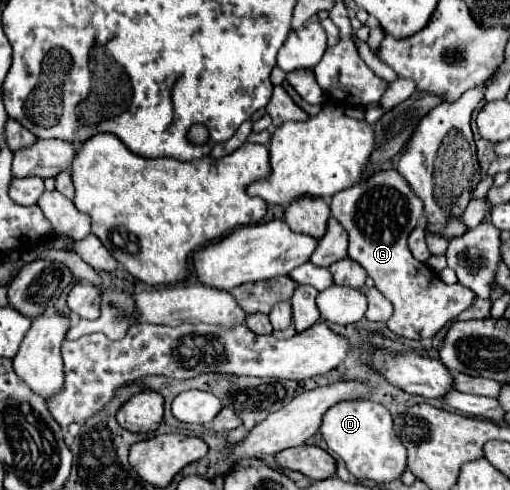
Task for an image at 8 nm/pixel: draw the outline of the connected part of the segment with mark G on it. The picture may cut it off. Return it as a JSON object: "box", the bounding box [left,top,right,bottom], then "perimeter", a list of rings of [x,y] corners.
{"box":[332,169,476,341],"perimeter":[[[396,169],[376,173],[374,177],[370,177],[370,181],[366,181],[366,185],[342,189],[332,197],[332,217],[348,231],[348,257],[358,261],[366,269],[366,273],[374,279],[376,289],[382,291],[384,297],[390,299],[390,303],[394,305],[394,315],[386,325],[390,327],[392,333],[416,341],[434,337],[448,321],[456,319],[464,309],[468,309],[472,299],[476,297],[474,293],[470,293],[470,289],[466,289],[460,283],[446,285],[438,275],[434,275],[434,271],[426,263],[414,259],[408,247],[408,235],[418,225],[420,215],[422,215],[422,201],[414,197],[410,185],[406,185],[406,179],[398,175]]]}

